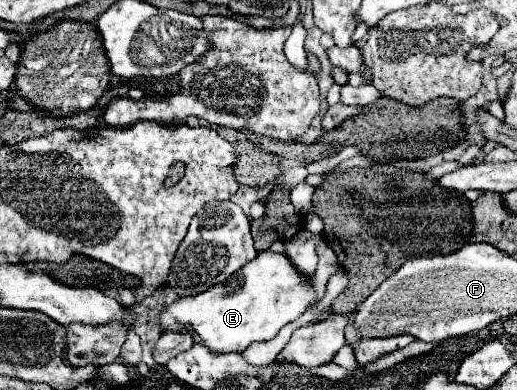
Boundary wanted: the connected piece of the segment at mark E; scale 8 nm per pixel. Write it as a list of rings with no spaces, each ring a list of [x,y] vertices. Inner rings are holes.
[[[265,250],[231,274],[227,282],[165,306],[161,326],[163,330],[191,332],[195,342],[209,346],[213,352],[243,352],[251,342],[275,338],[285,324],[297,320],[315,302],[317,292],[313,278],[299,272],[289,256]]]

